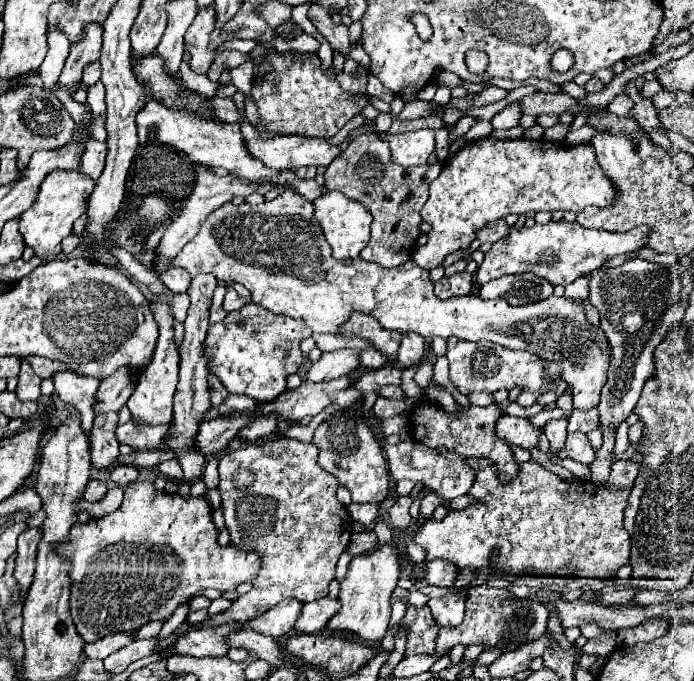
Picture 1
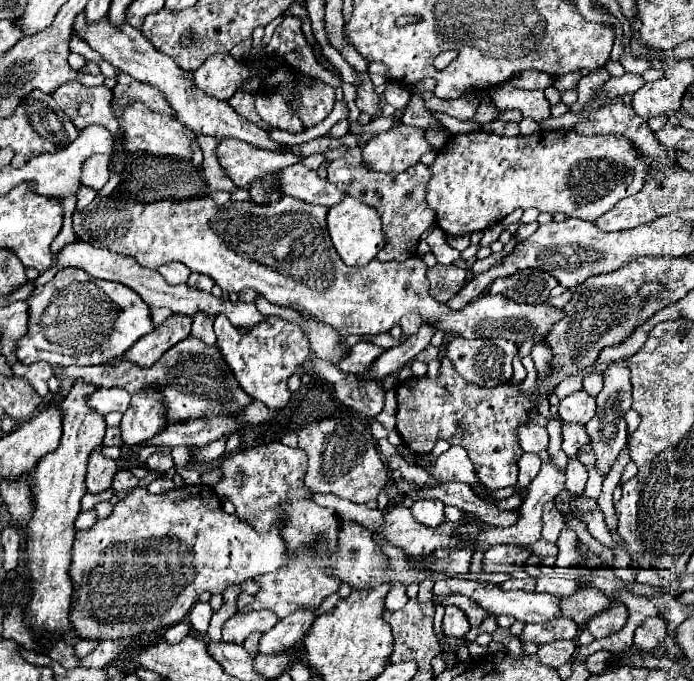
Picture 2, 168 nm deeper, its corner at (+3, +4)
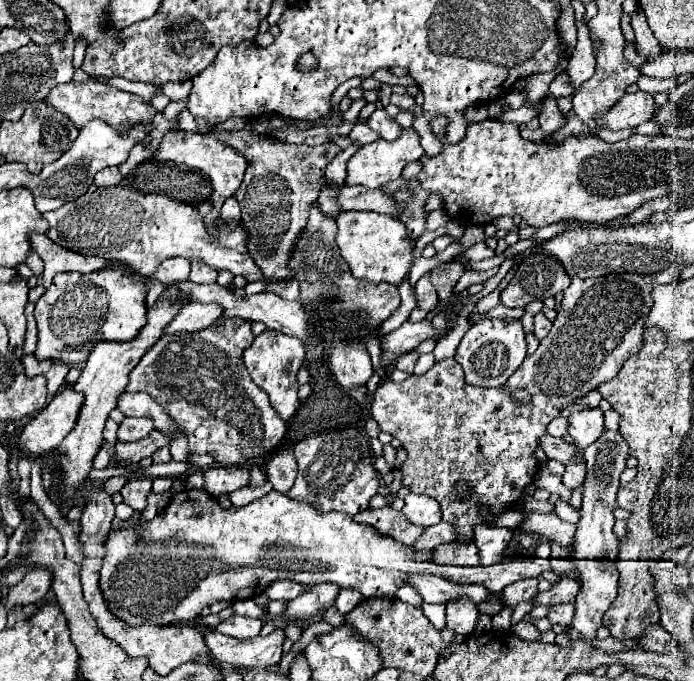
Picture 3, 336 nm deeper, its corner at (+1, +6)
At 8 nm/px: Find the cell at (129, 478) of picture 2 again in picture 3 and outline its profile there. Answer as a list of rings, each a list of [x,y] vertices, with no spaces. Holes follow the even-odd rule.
[[[135,478],[121,488],[121,496],[133,510],[141,512],[147,506],[149,490],[151,490],[151,478]]]

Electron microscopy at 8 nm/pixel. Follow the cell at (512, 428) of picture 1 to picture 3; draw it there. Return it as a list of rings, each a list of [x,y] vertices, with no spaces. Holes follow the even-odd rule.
[[[549,434],[539,438],[539,448],[547,454],[549,460],[557,460],[561,464],[569,464],[573,460],[573,444],[567,444],[563,438],[553,438]]]

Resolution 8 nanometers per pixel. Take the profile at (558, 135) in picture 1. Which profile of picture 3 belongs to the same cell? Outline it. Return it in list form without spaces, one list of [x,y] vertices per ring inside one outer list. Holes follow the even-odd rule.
[[[639,76],[637,84],[639,84],[639,88],[641,88],[641,90],[647,90],[647,92],[653,92],[653,94],[668,93],[669,90],[678,86],[678,83],[674,78],[657,79],[657,78],[649,78],[649,76]]]

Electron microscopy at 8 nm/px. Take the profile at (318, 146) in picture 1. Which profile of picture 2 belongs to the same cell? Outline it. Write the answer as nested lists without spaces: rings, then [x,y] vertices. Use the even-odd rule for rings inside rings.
[[[225,138],[217,144],[217,160],[237,188],[245,188],[265,174],[301,162],[301,158],[291,152],[261,150],[235,138]]]

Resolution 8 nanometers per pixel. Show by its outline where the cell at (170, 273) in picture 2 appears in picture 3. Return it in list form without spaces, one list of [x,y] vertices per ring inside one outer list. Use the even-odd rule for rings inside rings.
[[[167,258],[159,264],[155,272],[157,280],[187,280],[189,278],[189,260]]]

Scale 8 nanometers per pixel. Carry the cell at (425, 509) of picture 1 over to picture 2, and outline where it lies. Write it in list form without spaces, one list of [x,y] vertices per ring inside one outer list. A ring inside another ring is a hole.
[[[417,500],[411,506],[413,518],[423,524],[423,526],[439,526],[439,522],[445,522],[445,512],[443,512],[445,504],[439,500]]]

